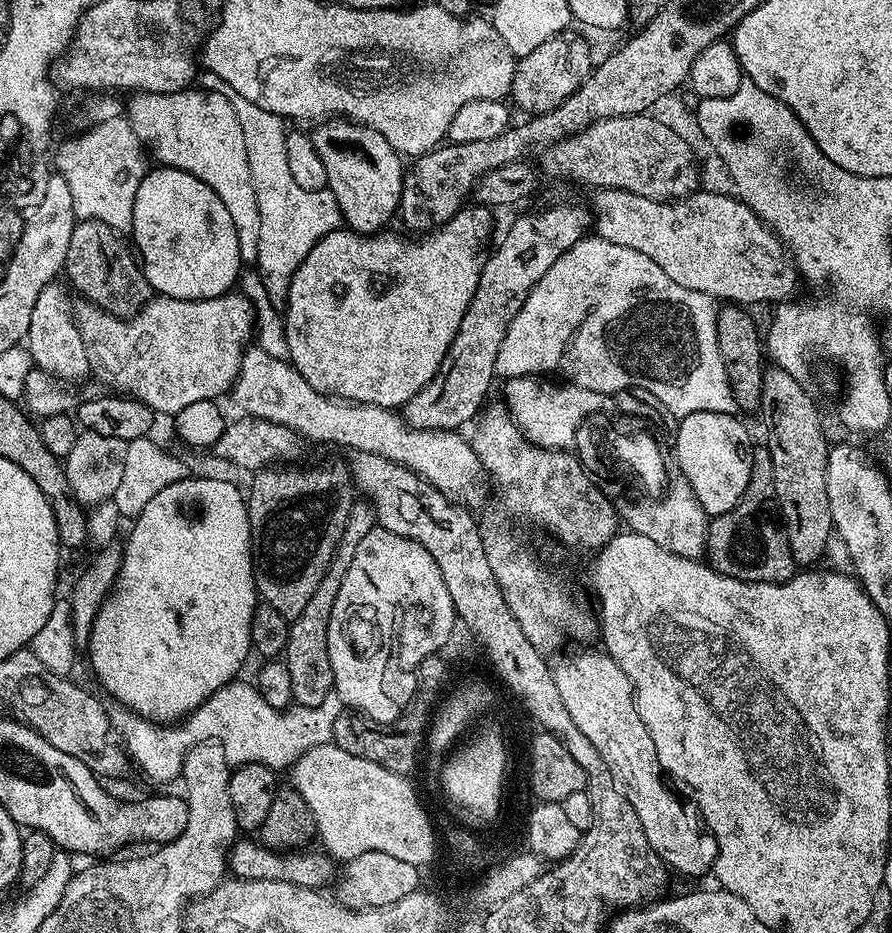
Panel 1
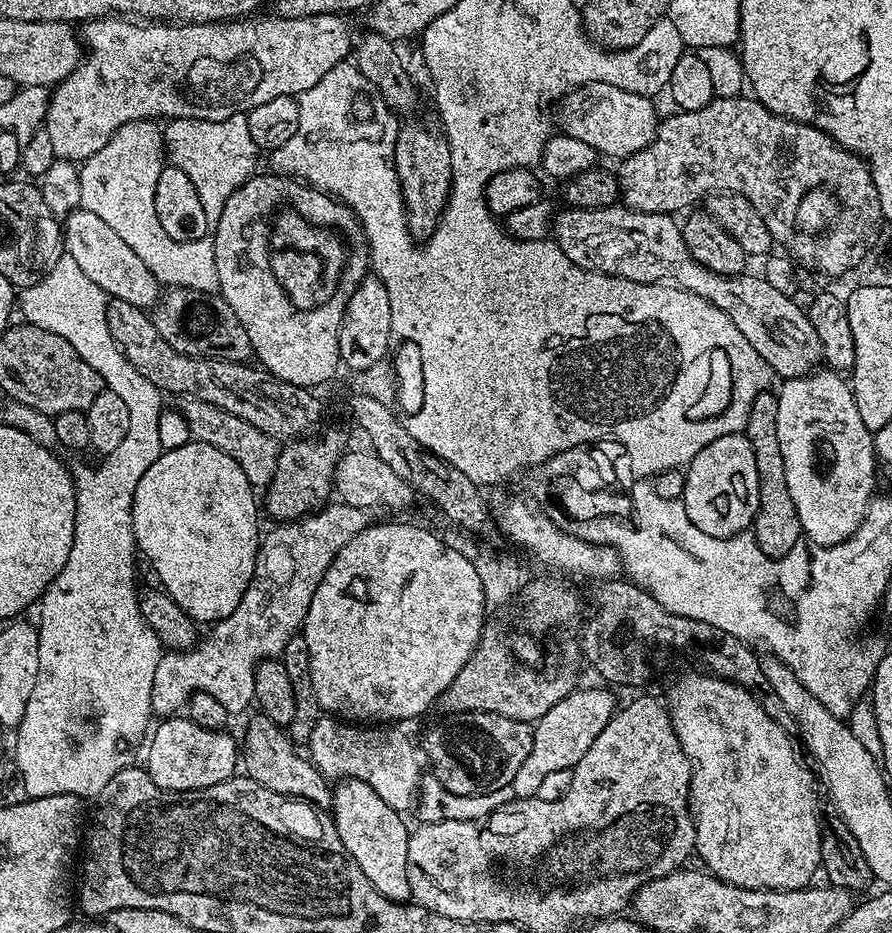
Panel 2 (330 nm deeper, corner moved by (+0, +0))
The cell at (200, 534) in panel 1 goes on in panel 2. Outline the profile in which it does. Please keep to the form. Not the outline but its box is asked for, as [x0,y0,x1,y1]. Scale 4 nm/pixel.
[132,438,262,626]

